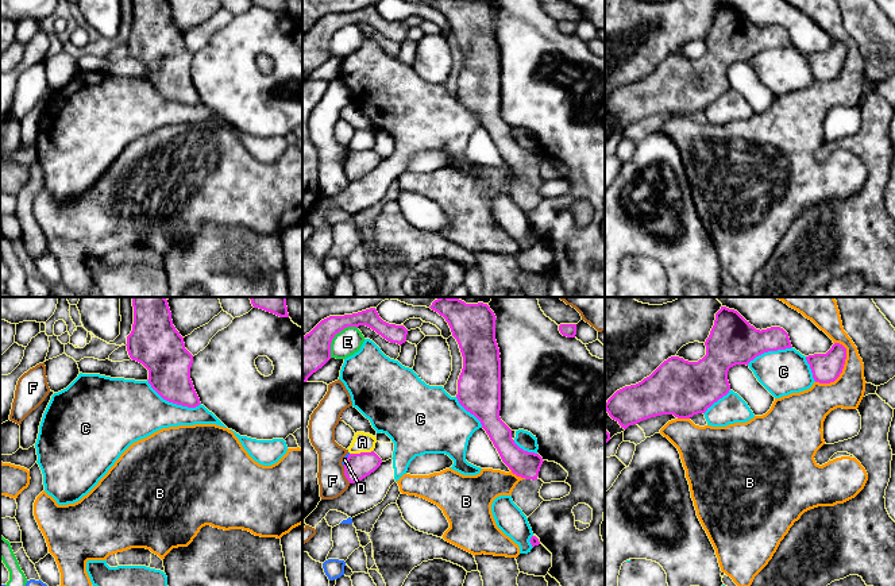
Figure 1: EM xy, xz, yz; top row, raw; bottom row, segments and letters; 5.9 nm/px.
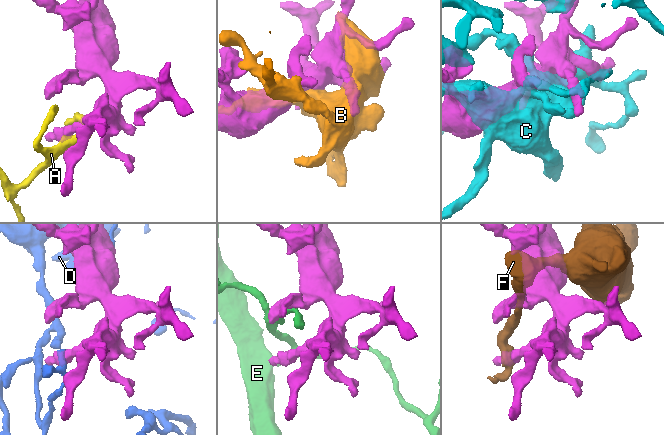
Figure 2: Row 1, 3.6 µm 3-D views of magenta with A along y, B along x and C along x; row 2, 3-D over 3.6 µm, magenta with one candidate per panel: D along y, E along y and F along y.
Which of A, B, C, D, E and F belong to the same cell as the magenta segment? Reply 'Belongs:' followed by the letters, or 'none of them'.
Belongs: C

